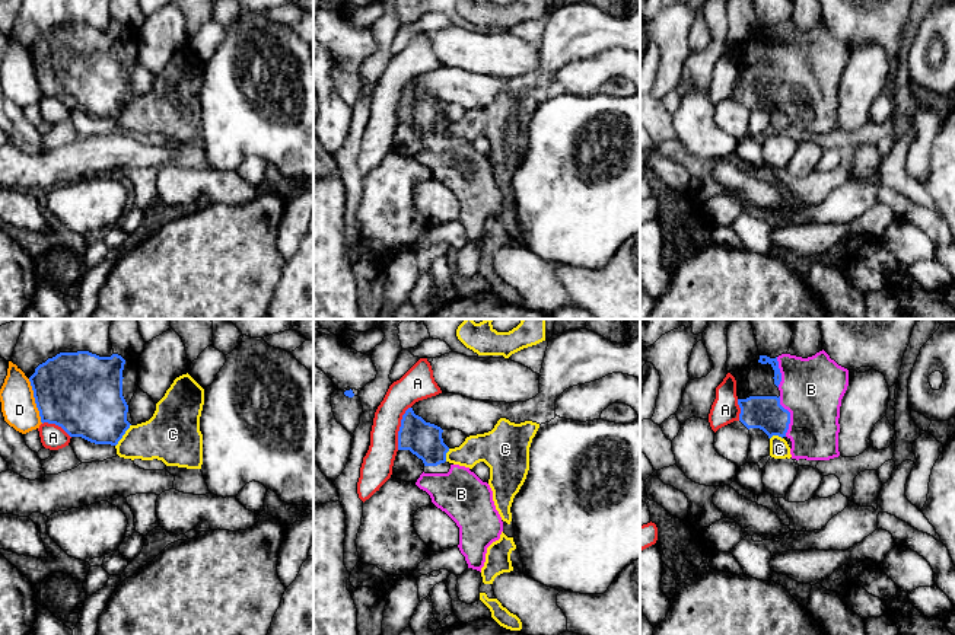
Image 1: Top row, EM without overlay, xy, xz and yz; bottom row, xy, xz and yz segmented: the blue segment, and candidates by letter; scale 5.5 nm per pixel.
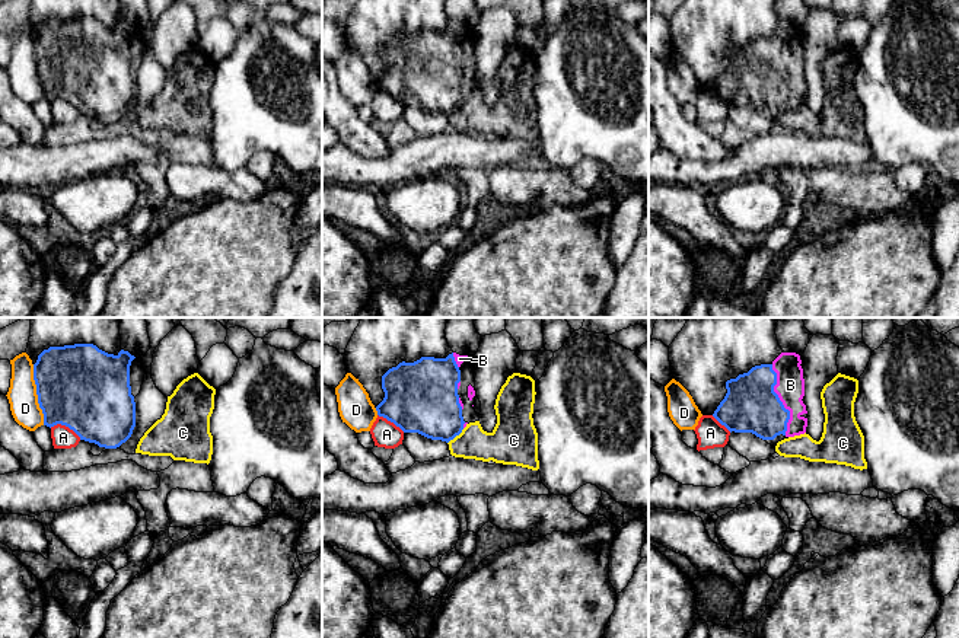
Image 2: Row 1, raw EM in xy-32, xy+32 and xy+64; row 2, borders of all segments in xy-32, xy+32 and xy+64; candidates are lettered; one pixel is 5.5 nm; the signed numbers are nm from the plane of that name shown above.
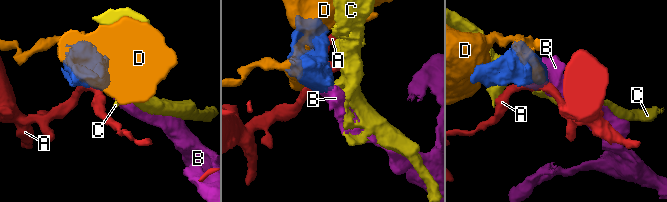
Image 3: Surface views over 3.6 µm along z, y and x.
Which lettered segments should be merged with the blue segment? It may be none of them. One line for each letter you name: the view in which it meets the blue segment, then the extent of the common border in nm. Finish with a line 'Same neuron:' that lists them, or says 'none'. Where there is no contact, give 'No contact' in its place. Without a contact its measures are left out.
B: Touches blue in yz. Shared border 220 nm
Same neuron: B

